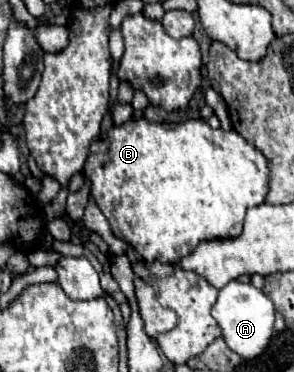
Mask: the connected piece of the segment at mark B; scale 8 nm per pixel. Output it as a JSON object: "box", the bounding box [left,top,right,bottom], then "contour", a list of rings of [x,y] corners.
{"box":[82,118,270,264],"contour":[[[144,118],[128,120],[118,128],[110,128],[106,140],[94,140],[82,172],[92,180],[92,196],[110,220],[114,234],[130,242],[144,260],[160,260],[164,264],[180,262],[202,240],[230,240],[240,236],[246,210],[264,204],[270,186],[270,166],[262,150],[248,144],[238,132],[214,130],[204,120],[178,124],[152,124]]]}

